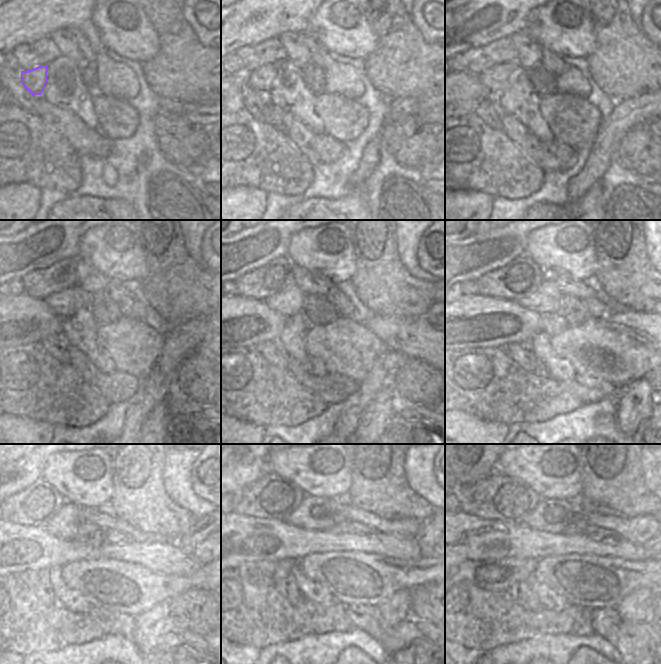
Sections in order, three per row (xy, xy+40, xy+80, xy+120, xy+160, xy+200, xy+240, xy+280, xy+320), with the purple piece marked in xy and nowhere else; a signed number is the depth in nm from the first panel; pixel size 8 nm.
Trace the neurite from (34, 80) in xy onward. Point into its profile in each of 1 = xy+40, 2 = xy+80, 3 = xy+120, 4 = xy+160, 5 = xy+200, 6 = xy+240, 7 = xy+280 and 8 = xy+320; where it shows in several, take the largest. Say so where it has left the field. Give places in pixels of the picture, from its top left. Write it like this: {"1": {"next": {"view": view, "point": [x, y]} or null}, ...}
{"1": {"next": {"view": "xy+40", "point": [262, 80]}}, "2": {"next": {"view": "xy+80", "point": [494, 79]}}, "3": {"next": {"view": "xy+120", "point": [64, 303]}}, "4": {"next": {"view": "xy+160", "point": [288, 302]}}, "5": {"next": {"view": "xy+200", "point": [548, 299]}}, "6": {"next": {"view": "xy+240", "point": [86, 515]}}, "7": {"next": {"view": "xy+280", "point": [315, 513]}}, "8": {"next": {"view": "xy+320", "point": [549, 514]}}}

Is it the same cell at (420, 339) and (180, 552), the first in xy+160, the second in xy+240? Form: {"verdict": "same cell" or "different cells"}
{"verdict": "same cell"}

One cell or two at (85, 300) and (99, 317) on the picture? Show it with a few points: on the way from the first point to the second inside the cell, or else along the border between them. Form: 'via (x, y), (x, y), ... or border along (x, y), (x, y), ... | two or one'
via (89, 304), (98, 313) | one

